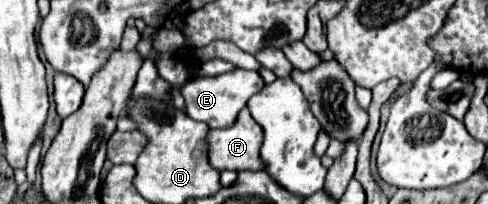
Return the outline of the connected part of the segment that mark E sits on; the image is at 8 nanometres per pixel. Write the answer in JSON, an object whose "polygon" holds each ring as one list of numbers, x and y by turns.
{"polygon":[[236,69,230,73,222,73,216,77,196,77,188,81,180,91,186,99,186,115,192,117,194,121,204,121,212,129,216,127,230,127,238,113,246,107,248,99,258,93,258,89,264,87,264,79,256,71,246,71,246,69]]}

